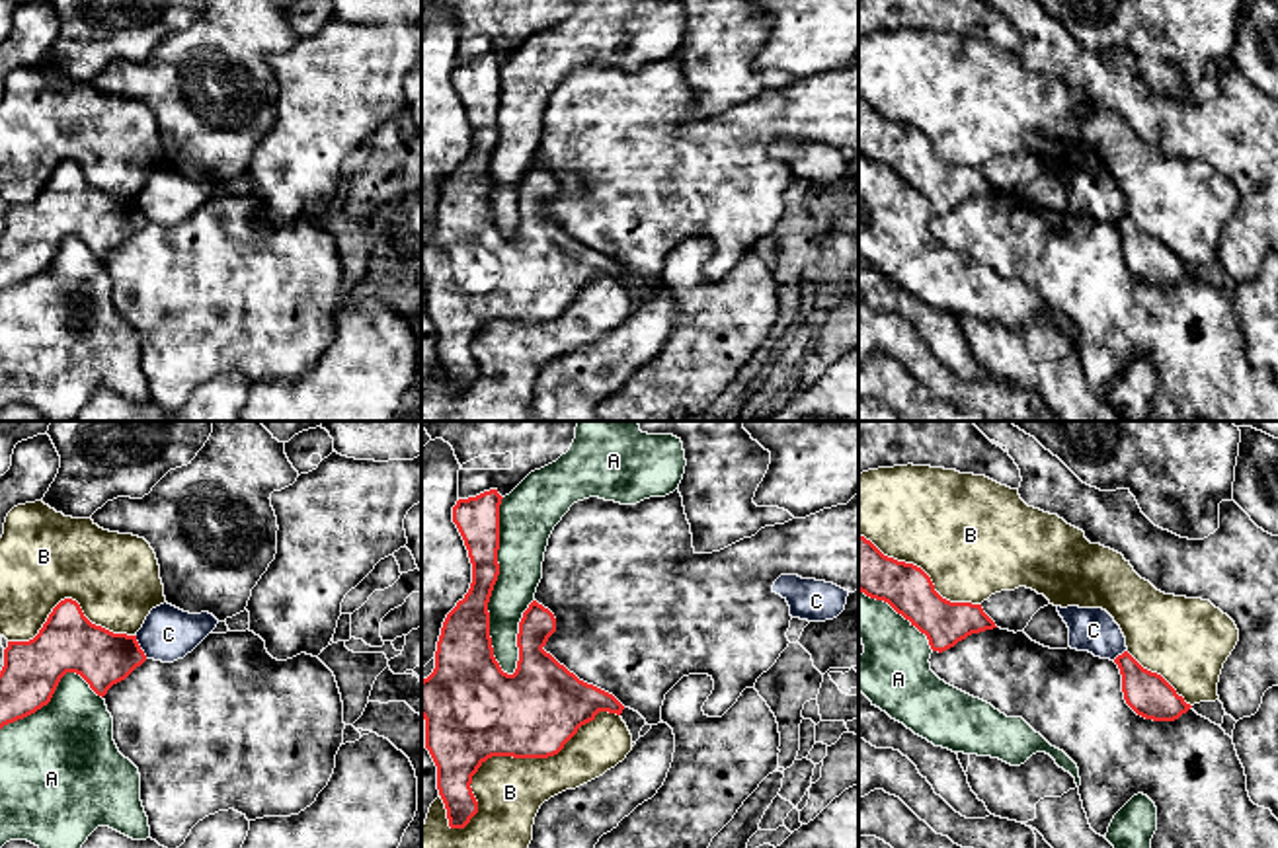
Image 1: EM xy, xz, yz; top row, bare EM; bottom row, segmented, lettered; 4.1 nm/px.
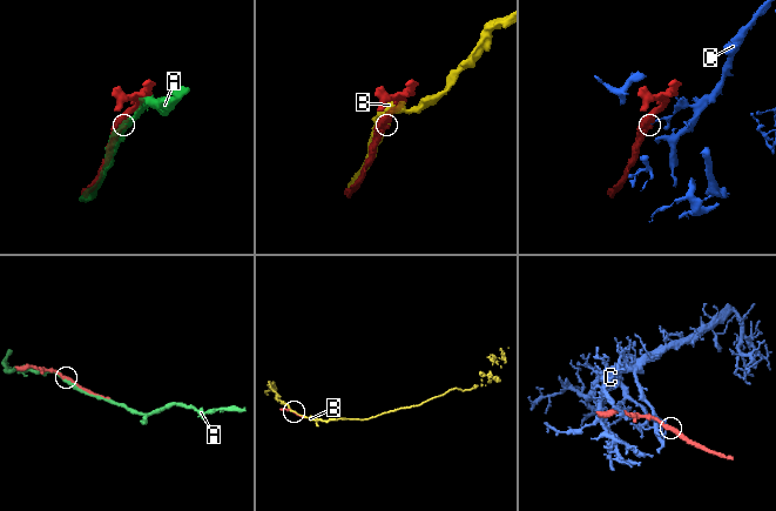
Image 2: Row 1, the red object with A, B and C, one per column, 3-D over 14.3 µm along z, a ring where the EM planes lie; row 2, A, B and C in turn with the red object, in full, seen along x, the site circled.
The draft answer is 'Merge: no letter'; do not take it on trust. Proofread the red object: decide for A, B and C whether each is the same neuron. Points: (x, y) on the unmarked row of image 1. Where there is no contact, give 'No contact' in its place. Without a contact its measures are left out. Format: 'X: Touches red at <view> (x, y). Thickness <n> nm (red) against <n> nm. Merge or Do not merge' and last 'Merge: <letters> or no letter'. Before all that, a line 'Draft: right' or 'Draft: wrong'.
Draft: right
A: Touches red at xz (492, 153). Thickness 220 nm (red) against 200 nm. Do not merge
B: Touches red at xz (512, 318). Thickness 400 nm (red) against 280 nm. Do not merge
C: Touches red at xy (139, 211). Thickness 220 nm (red) against 220 nm. Do not merge
Merge: no letter

